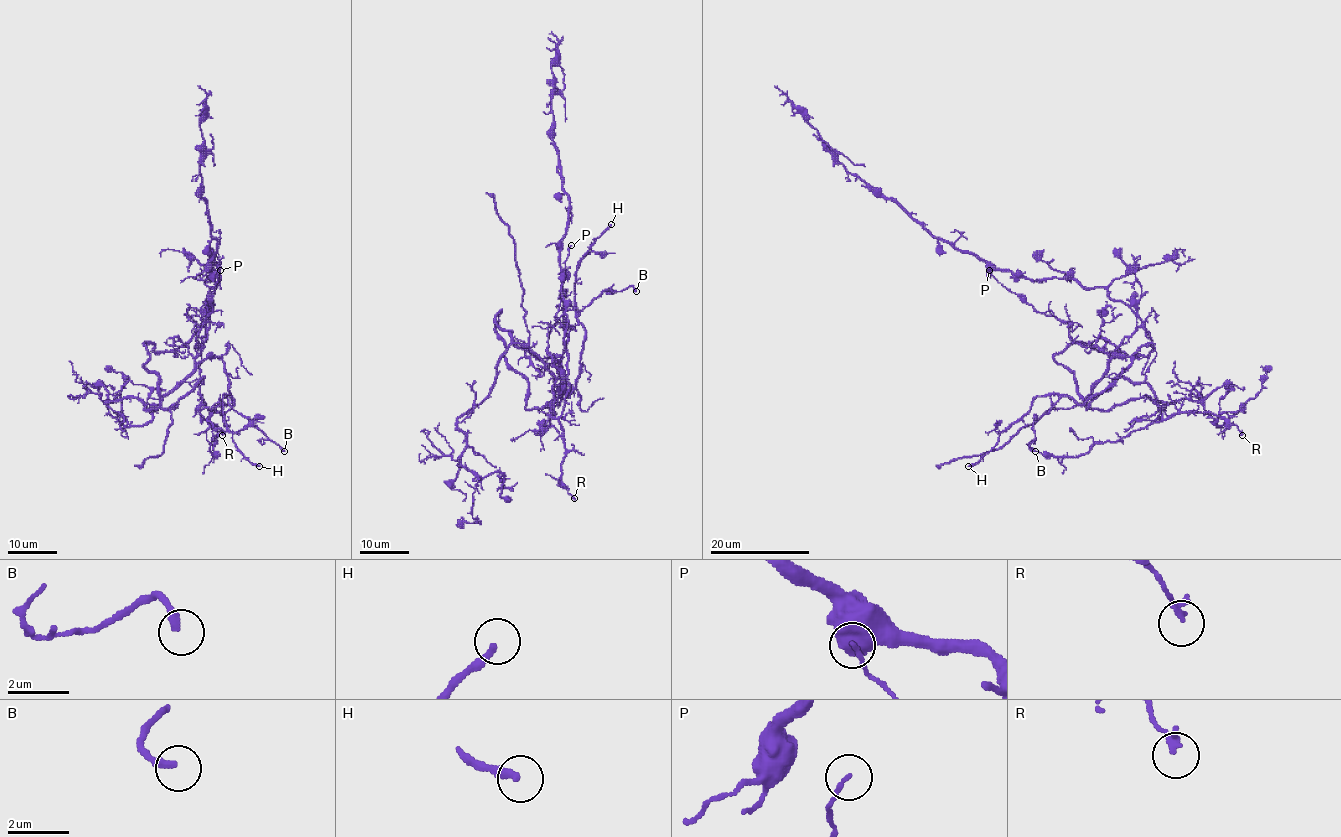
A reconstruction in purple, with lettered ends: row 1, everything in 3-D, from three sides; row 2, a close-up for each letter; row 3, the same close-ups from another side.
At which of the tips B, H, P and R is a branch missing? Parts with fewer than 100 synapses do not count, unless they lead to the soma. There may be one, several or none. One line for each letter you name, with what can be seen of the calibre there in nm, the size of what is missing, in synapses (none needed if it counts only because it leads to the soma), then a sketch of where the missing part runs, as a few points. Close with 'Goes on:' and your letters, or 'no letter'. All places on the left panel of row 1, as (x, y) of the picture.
Goes on: no letter

